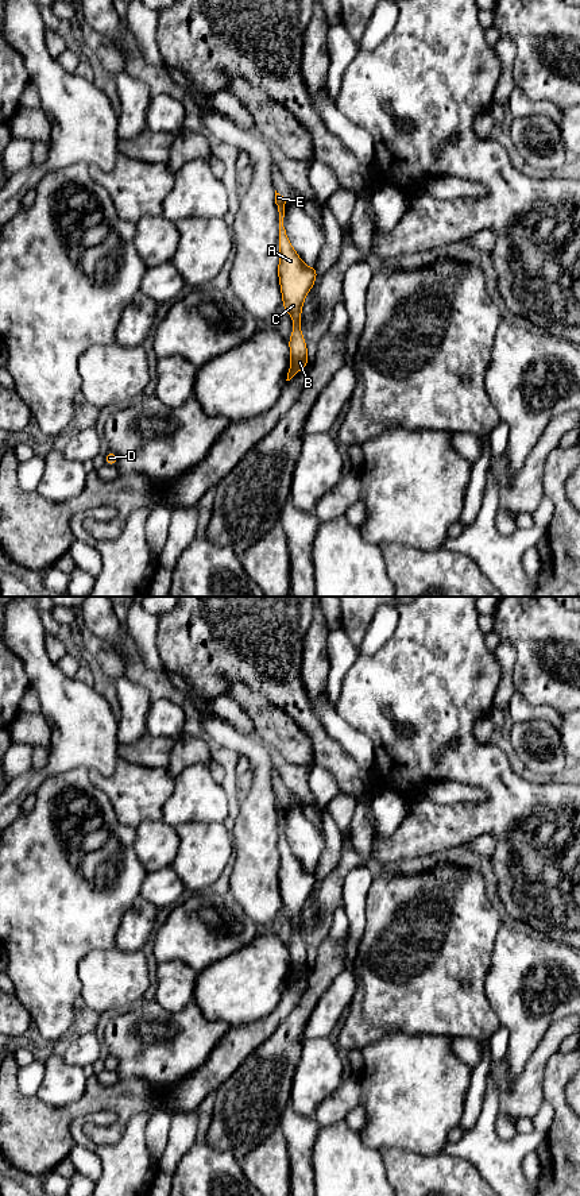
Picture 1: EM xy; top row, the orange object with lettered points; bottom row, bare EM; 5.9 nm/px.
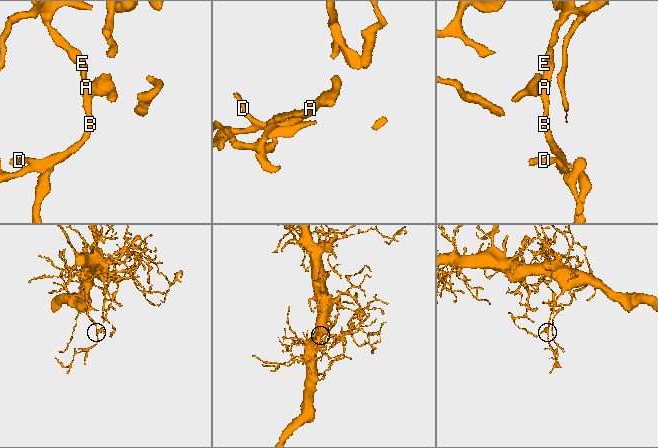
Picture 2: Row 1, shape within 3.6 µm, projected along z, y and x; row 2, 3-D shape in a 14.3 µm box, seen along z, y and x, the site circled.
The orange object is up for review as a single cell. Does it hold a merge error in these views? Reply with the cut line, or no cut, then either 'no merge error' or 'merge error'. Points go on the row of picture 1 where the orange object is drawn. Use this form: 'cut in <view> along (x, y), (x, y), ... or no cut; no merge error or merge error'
no cut; no merge error

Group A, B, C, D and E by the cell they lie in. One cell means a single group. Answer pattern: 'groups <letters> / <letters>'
groups A B C D E

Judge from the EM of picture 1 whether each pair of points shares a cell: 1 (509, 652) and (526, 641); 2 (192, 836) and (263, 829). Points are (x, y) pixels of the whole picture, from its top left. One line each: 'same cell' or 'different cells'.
1: different cells
2: different cells

